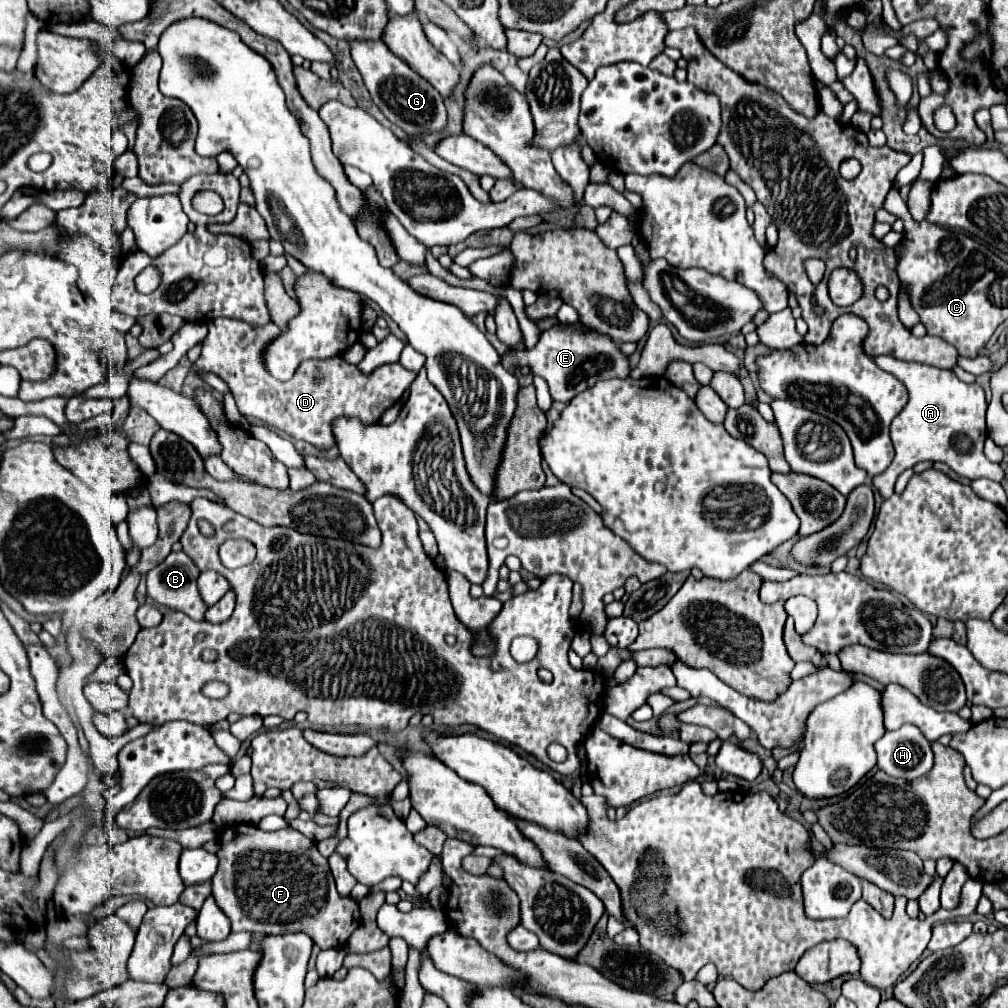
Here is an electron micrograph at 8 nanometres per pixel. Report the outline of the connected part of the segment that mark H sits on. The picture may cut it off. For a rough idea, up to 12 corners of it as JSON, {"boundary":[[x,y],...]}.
{"boundary":[[916,725],[886,731],[874,747],[878,769],[916,779],[934,763]]}

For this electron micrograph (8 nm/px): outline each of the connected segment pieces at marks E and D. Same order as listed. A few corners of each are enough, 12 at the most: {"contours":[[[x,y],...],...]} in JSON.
{"contours":[[[546,329],[534,349],[510,349],[552,399],[570,403],[604,375],[624,379],[626,357],[608,335]],[[218,317],[194,365],[228,383],[242,415],[320,451],[334,419],[374,425],[416,379],[366,375],[338,355],[266,371],[282,331]]]}

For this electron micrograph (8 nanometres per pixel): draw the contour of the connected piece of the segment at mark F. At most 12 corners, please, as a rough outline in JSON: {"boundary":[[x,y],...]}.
{"boundary":[[294,829],[220,833],[212,895],[232,933],[342,949],[358,903]]}

